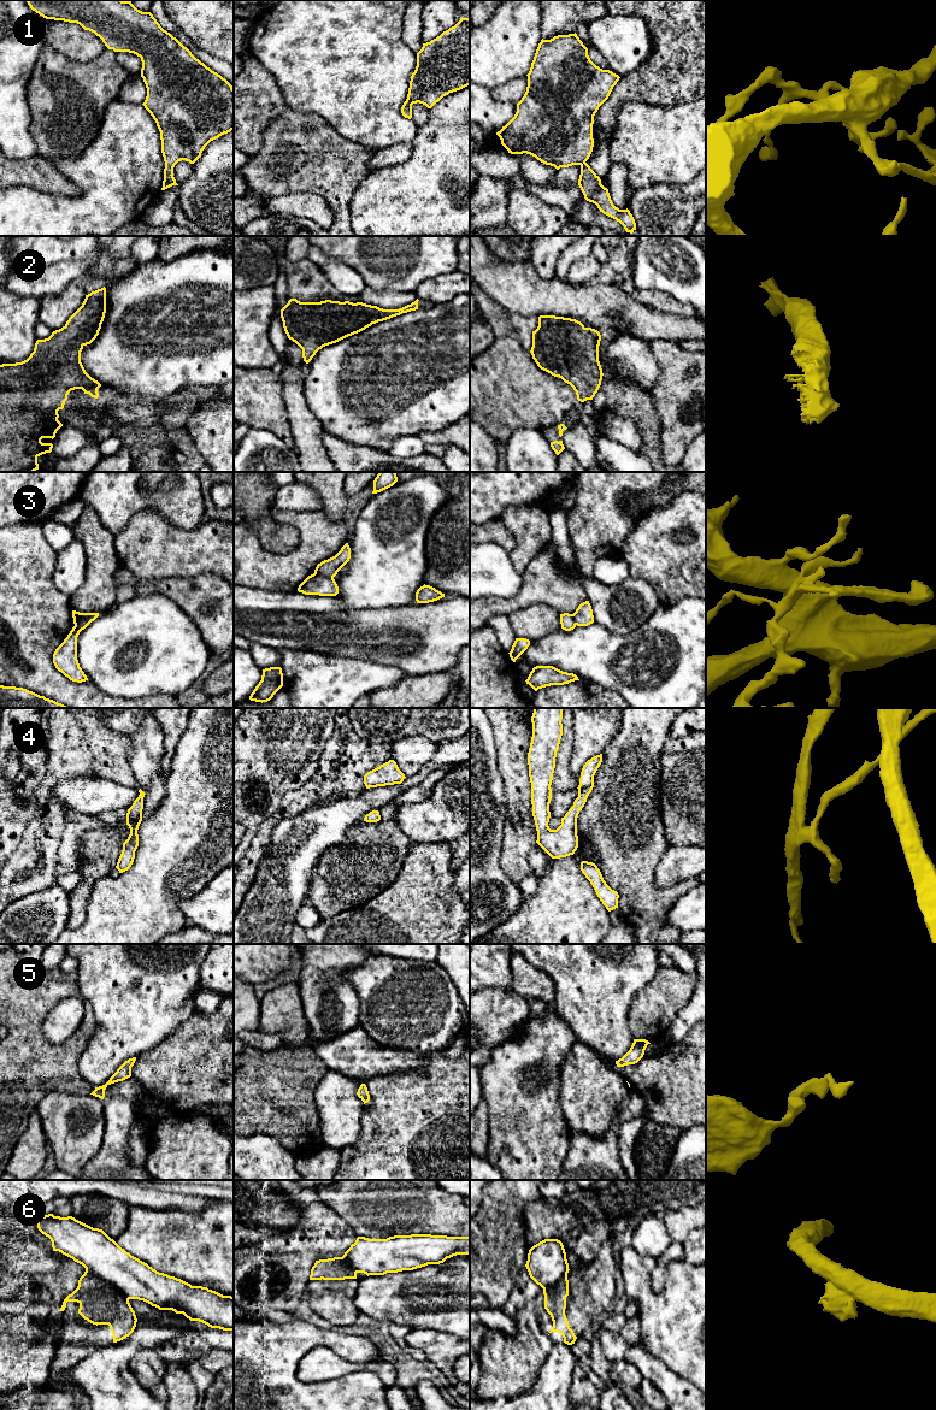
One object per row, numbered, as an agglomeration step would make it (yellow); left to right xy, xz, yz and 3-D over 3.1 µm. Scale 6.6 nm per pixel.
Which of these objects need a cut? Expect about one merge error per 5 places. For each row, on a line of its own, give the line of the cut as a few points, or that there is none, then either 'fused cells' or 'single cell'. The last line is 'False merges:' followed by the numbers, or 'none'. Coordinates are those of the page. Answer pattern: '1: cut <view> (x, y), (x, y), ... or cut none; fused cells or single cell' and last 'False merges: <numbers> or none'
1: cut none; single cell
2: cut none; single cell
3: cut xz (315, 572), (333, 578); fused cells
4: cut none; single cell
5: cut none; single cell
6: cut xy (86, 1268), (113, 1285), (128, 1299); fused cells
False merges: 3, 6

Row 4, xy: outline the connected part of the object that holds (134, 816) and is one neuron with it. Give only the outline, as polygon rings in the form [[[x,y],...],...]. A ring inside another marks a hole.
[[[141,789],[139,792],[139,797],[134,801],[126,813],[126,825],[130,828],[130,834],[123,843],[123,850],[116,866],[119,873],[123,873],[131,867],[135,859],[135,851],[139,846],[137,830],[142,821],[143,797],[146,795]]]

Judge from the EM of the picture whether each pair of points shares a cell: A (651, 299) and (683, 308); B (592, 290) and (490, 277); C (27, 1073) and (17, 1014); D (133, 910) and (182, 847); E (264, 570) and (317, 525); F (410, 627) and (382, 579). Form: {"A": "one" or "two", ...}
{"A": "one", "B": "one", "C": "one", "D": "one", "E": "one", "F": "two"}

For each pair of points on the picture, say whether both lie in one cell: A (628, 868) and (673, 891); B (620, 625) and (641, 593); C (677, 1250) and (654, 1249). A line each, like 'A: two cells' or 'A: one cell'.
A: one cell
B: one cell
C: two cells

